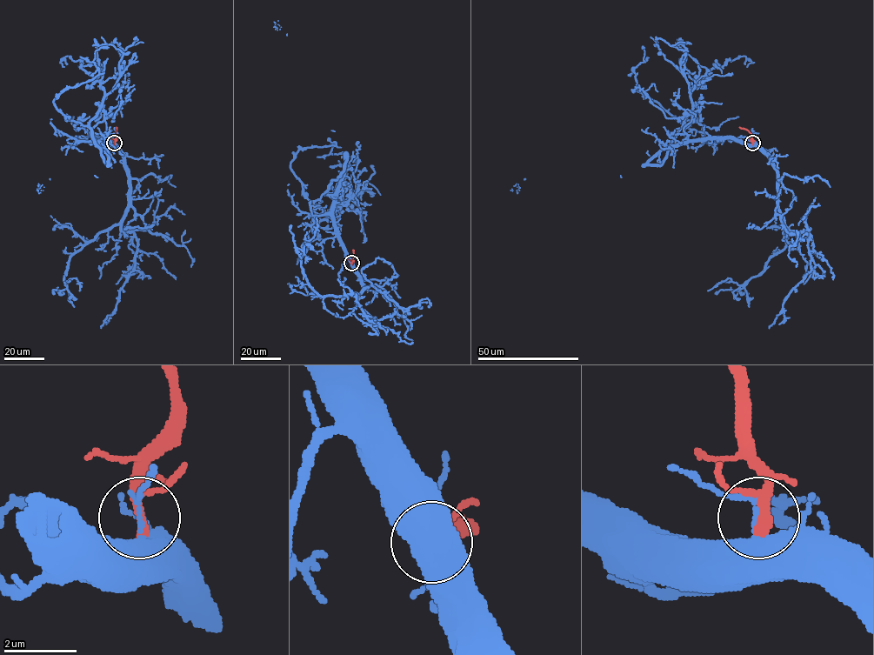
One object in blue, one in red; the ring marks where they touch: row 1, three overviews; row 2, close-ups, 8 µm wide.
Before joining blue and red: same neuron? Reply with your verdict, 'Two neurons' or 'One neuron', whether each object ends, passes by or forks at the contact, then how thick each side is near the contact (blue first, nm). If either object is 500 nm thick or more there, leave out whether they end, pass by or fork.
Two neurons. At the ring blue passes by. At the ring red passes by. Thickness 240 nm (blue) against 280 nm

